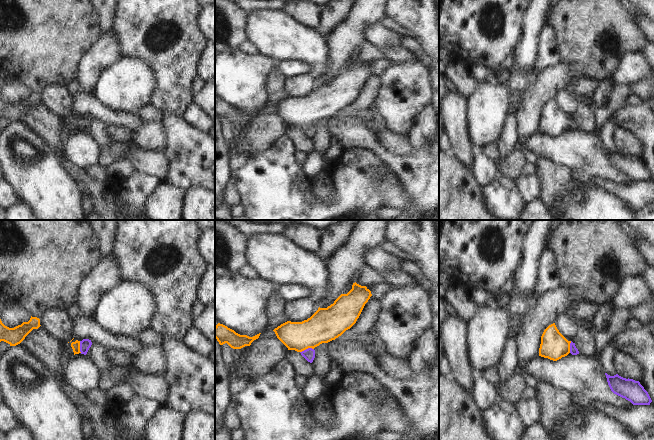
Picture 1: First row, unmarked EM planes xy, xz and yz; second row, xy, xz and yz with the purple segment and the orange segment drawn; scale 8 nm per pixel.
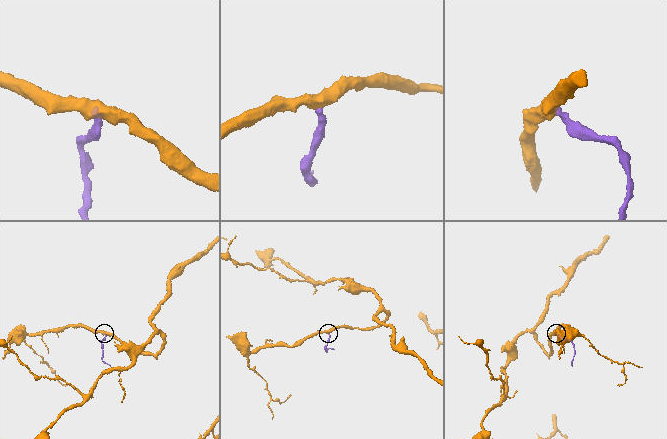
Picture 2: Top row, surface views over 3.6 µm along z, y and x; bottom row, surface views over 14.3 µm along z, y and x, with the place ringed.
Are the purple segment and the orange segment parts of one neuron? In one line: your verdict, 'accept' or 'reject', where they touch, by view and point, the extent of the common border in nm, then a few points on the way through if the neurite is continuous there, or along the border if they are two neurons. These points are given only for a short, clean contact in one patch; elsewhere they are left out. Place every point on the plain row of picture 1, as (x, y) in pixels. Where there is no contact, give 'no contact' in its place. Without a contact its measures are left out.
accept; contact xz (306, 125); length 120 nm; way xz (309, 130), (306, 125), (306, 120), (325, 101)

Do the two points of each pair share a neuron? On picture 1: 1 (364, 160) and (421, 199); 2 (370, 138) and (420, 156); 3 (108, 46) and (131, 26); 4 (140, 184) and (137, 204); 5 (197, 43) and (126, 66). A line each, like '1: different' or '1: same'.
1: different
2: same
3: different
4: same
5: different

